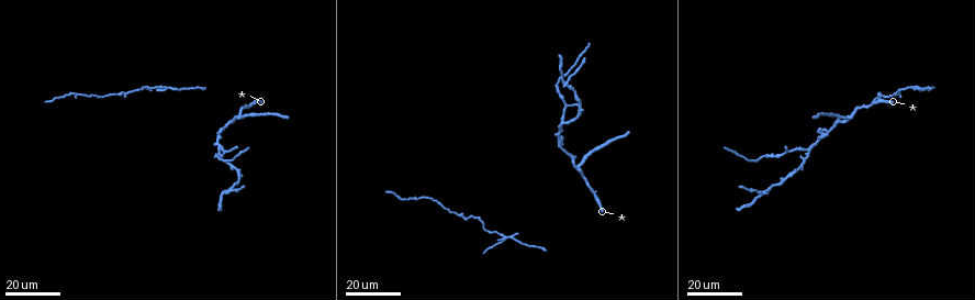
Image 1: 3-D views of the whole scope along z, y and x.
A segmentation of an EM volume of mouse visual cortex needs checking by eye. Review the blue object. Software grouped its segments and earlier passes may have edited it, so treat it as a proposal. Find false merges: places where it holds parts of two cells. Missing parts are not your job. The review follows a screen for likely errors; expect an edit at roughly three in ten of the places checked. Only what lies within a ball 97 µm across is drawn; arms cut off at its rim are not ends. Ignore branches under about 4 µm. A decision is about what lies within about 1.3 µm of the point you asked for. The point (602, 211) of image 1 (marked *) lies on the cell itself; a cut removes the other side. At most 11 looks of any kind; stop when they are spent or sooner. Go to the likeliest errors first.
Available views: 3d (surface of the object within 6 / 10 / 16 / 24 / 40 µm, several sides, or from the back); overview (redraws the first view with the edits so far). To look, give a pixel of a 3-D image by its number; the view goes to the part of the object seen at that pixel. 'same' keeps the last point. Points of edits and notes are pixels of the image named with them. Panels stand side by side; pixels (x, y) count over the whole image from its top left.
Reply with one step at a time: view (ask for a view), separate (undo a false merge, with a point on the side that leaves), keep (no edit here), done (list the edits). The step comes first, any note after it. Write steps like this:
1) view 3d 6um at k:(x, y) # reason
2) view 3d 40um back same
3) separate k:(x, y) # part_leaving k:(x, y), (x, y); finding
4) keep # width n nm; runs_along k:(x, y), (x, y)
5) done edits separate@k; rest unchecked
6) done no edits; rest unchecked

view 3d 16um at 1:(168, 87) # three arms meet

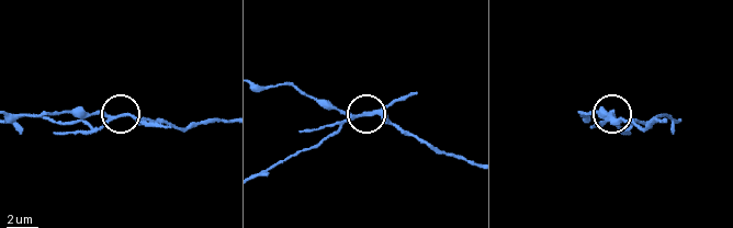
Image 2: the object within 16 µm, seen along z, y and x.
view 3d 10um at 2:(106, 119)

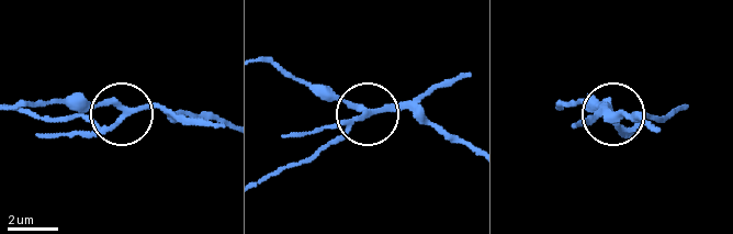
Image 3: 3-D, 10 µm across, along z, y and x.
separate 3:(114, 127) # width 210 nm; part_leaving 3:(387, 102), (302, 162), (263, 176); two cells meet here

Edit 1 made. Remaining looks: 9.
view overview # see it whole again

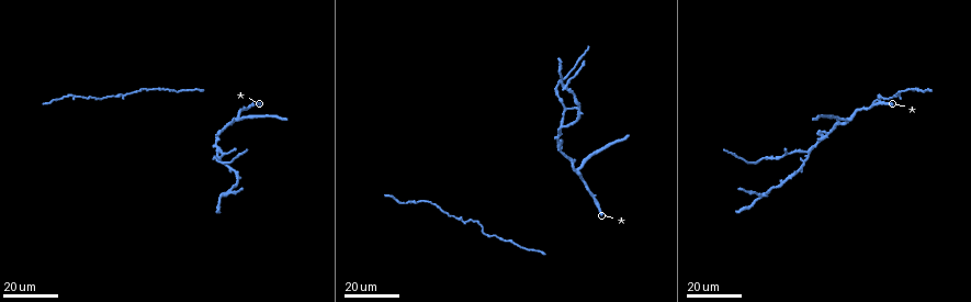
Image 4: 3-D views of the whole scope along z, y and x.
view 3d 24um at 4:(763, 193) # looks like a crossing

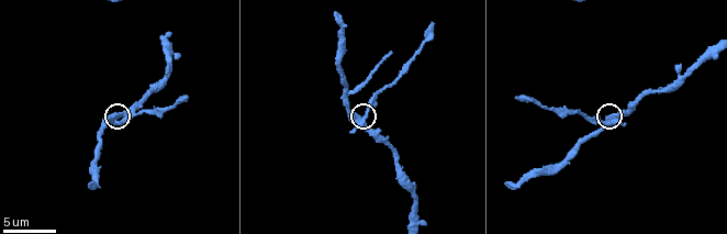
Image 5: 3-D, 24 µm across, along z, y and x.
view 3d 10um at 5:(613, 122) # closer look

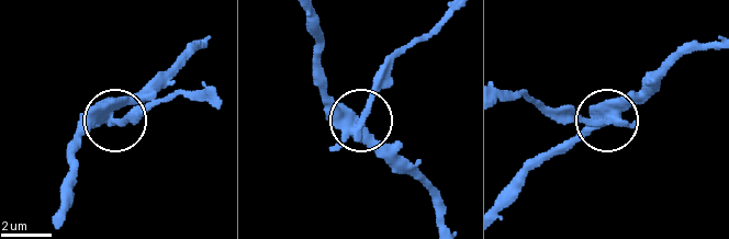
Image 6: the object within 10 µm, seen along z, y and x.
view 3d 6um at 6:(108, 117) # zoom in

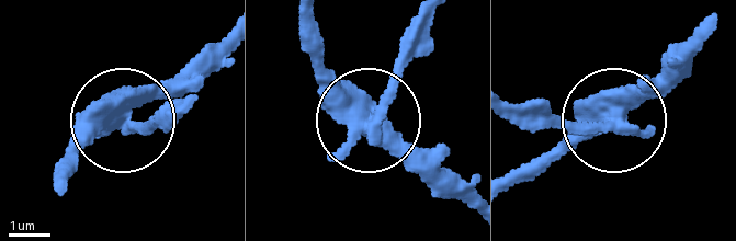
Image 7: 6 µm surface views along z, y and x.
separate 7:(155, 127) # side_arm 13 um; arms 4; a second cell is stuck on

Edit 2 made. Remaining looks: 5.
view overview # see it whole again

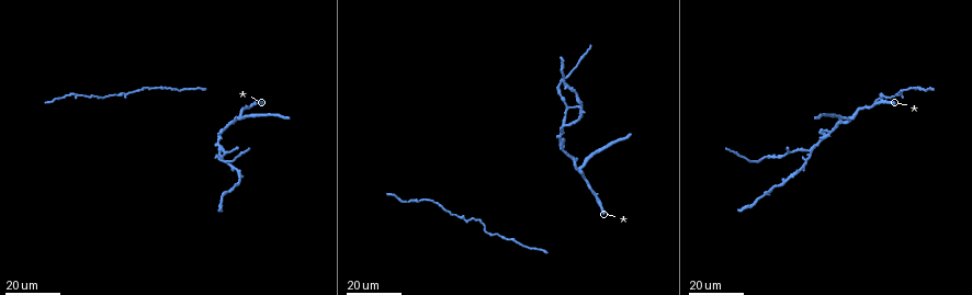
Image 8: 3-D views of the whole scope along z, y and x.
view 3d 24um at 8:(812, 152)

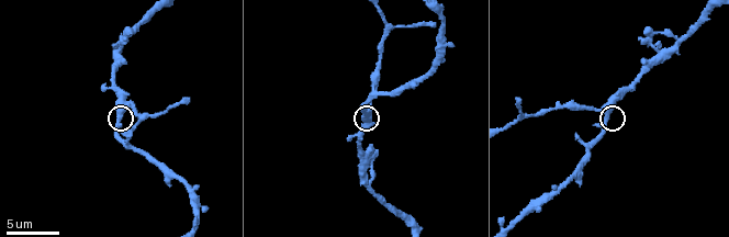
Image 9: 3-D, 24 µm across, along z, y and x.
view 3d 10um at 9:(607, 116)

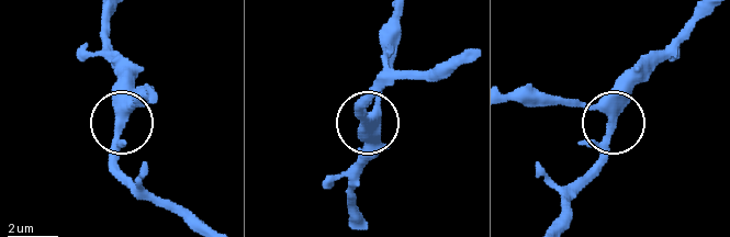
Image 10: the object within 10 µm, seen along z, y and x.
keep # arms 3; continuous, no second cell

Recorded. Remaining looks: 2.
view 3d 24um at 8:(768, 156) # side arm on a straight run

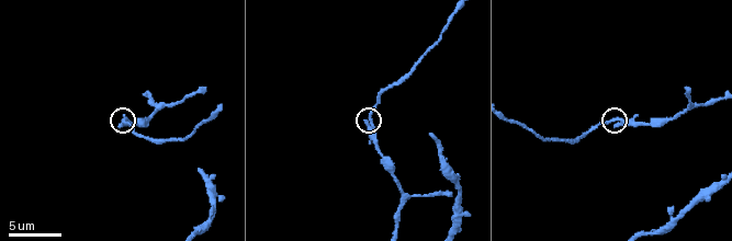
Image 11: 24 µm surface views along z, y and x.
view 3d 10um at 11:(619, 120)

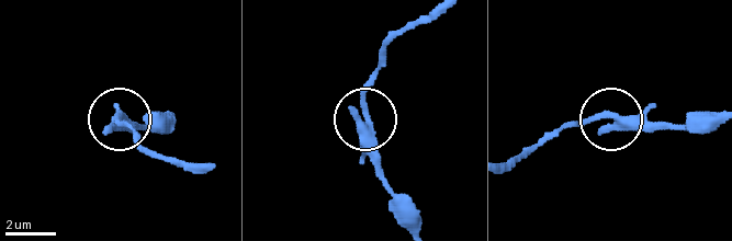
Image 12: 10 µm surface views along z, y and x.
separate 12:(360, 91) # width 300 nm; part_leaving 12:(125, 118), (120, 118), (144, 147), (194, 162); a second cell is stuck on

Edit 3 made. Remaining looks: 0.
done edits separate@3, separate@7, separate@12; rest unchecked

